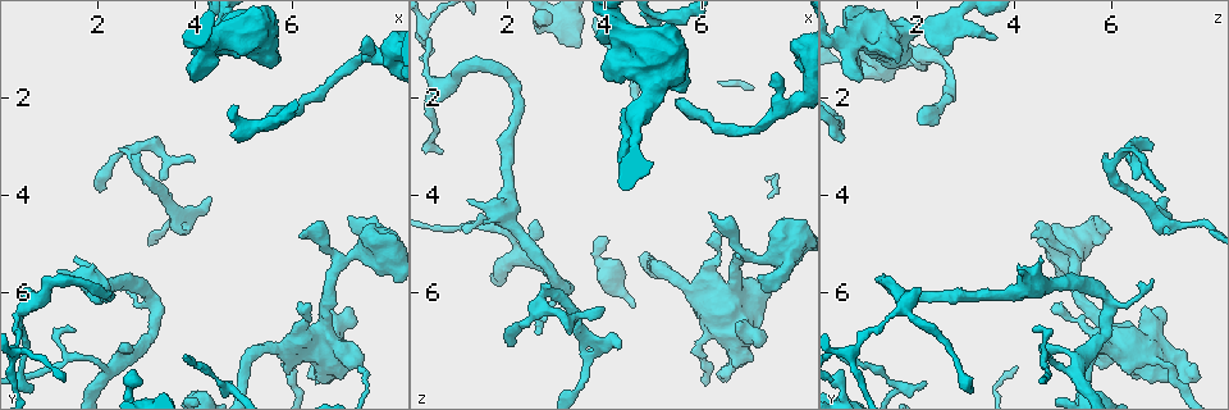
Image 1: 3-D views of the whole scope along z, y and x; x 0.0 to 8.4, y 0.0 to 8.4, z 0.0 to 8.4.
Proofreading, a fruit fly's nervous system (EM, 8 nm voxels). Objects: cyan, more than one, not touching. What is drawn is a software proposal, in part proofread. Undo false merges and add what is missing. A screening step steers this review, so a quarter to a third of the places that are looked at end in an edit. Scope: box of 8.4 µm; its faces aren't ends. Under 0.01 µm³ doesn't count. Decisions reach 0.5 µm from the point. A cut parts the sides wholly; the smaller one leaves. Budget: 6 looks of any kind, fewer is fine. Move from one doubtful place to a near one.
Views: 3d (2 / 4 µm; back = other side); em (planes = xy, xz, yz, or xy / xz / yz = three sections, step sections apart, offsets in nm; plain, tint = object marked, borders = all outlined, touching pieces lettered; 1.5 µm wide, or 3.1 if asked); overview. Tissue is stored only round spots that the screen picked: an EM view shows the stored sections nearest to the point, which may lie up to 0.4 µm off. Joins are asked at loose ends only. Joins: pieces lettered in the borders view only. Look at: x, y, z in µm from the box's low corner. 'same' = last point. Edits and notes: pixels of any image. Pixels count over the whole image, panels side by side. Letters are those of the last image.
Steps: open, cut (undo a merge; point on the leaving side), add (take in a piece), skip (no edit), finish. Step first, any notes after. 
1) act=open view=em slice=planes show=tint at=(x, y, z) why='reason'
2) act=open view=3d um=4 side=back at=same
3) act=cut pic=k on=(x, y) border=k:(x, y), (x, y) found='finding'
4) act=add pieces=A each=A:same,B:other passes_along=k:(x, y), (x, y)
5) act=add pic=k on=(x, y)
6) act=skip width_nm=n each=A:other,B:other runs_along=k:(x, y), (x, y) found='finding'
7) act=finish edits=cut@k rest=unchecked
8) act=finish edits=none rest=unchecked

act=open view=3d um=4 side=back at=(4.50, 1.15, 2.65)

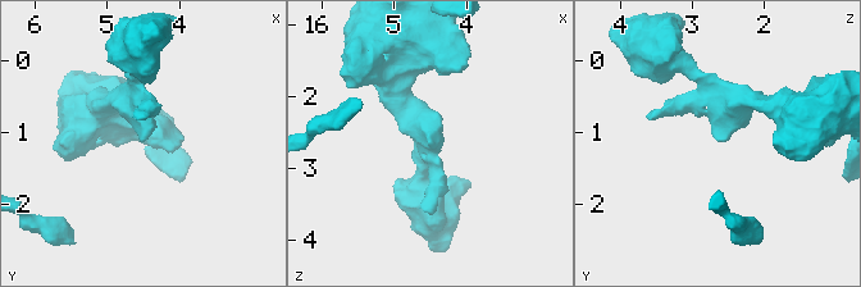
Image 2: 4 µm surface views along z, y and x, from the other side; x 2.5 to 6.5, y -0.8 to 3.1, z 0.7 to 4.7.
act=open view=em slice=yz step=4 show=borders at=(4.50, 1.10, 2.60)

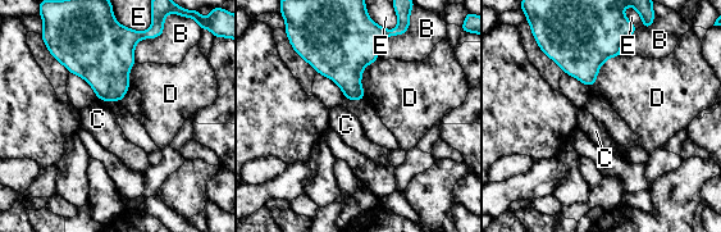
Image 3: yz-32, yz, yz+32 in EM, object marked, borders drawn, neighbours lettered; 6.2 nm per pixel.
act=open view=em slice=planes show=borders at=same

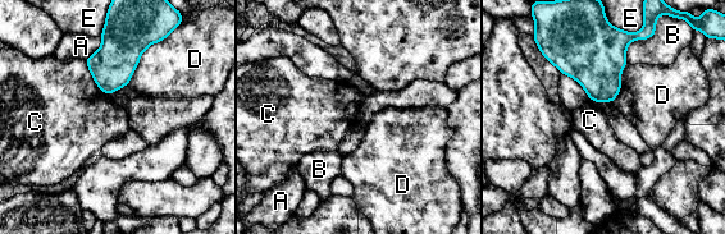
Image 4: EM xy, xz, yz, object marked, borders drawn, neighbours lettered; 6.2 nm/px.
act=skip each=A:other,B:other,C:other,D:other,E:other border=4:(85, 60), (92, 79), (108, 95) found='none of them fits'

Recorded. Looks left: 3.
act=open view=em slice=planes show=borders at=(5.45, 2.50, 2.15) why='free end'

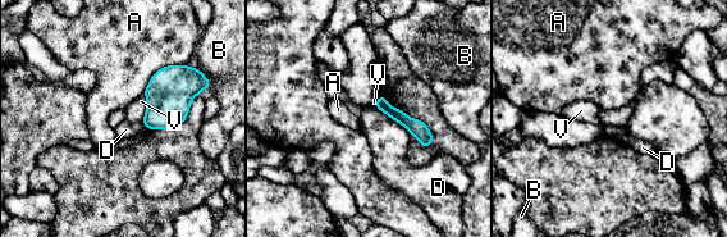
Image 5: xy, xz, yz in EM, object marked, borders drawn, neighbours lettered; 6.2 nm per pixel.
act=skip each=A:other,B:other,D:other,V:other border=5:(143, 94), (146, 113), (141, 121) found='none of them fits'

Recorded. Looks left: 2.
act=open view=em slice=planes show=borders at=(3.15, 6.20, 5.90) why='calibre changes'

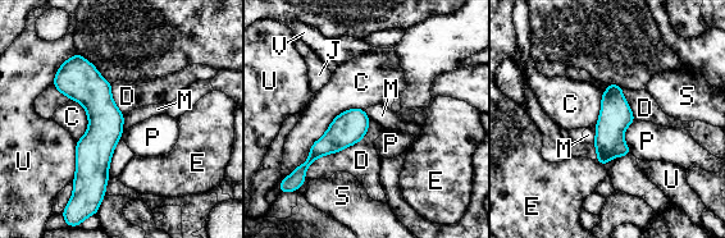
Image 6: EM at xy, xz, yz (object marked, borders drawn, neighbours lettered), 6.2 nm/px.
act=skip longest_contact=C:750nm each=C:other,D:other,E:other,J:other,M:other,P:other,S:other,U:other,V:other runs_along=6:(77, 58), (97, 101), (82, 175) found='one cell here'

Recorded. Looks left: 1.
act=finish edits=none rest=unchecked

